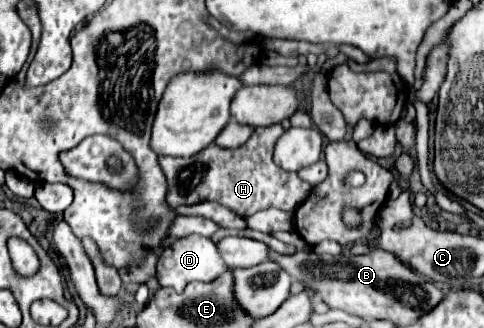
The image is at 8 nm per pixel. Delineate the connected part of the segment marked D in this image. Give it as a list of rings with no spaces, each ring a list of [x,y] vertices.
[[[182,237],[174,245],[166,247],[162,257],[158,259],[158,283],[162,287],[170,287],[180,293],[192,281],[214,281],[220,277],[228,265],[224,263],[216,243],[208,237]]]

